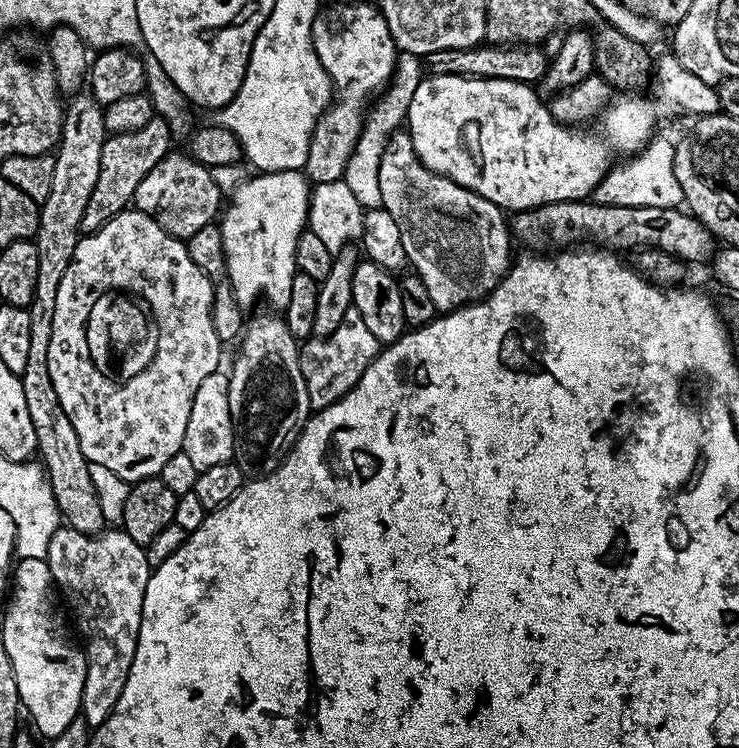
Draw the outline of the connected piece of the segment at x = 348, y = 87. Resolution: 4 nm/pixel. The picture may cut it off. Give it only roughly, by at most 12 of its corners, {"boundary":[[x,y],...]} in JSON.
{"boundary":[[372,2],[321,7],[312,41],[334,99],[306,173],[343,177],[398,49]]}

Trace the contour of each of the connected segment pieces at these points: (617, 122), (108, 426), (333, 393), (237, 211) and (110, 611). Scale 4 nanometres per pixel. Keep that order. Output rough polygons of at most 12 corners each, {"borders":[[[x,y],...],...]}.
{"borders":[[[673,54],[600,132],[533,85],[428,74],[414,154],[509,213],[591,197],[663,116],[721,111]],[[125,210],[81,235],[48,365],[89,464],[184,447],[210,278]],[[358,318],[303,341],[313,409],[338,402],[381,345]],[[303,171],[252,174],[218,223],[238,303],[290,302]],[[61,526],[46,559],[88,658],[80,716],[110,718],[150,575],[122,530]]]}

